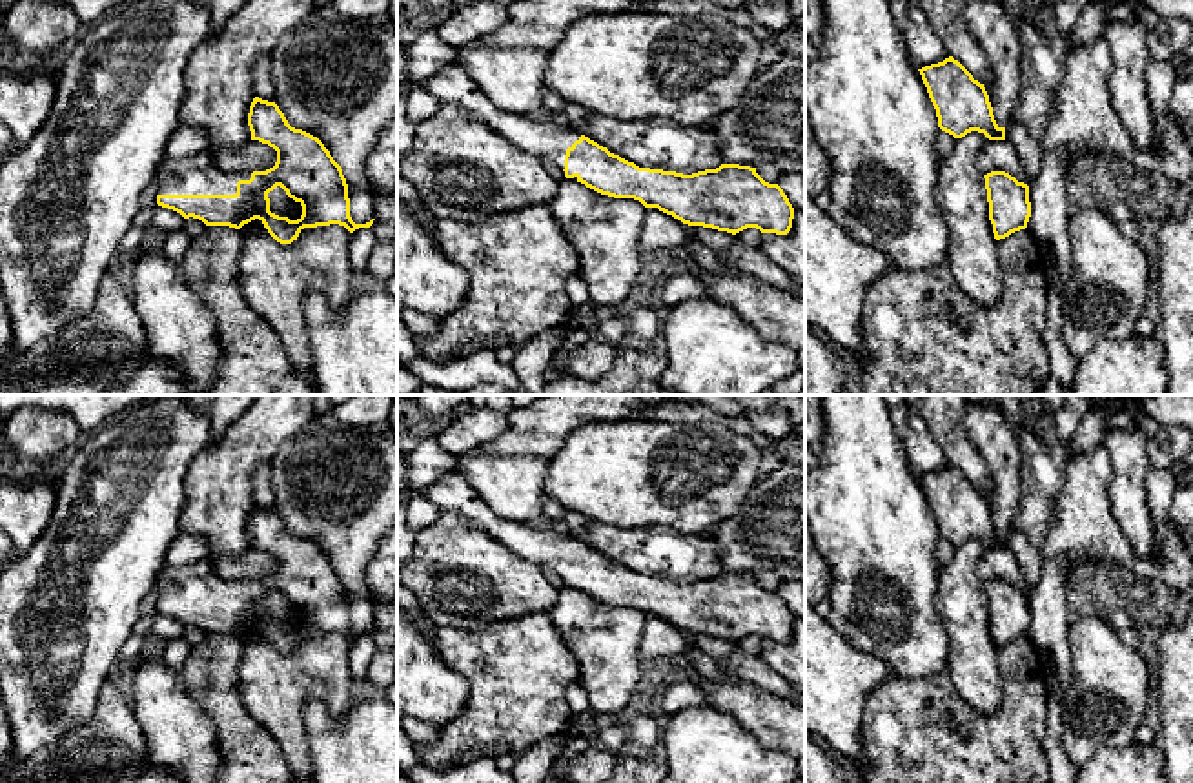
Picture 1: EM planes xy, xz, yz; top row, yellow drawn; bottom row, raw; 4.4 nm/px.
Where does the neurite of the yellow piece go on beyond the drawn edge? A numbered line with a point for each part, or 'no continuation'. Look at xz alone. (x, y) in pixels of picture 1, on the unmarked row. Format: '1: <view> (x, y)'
1: xz (547, 549)

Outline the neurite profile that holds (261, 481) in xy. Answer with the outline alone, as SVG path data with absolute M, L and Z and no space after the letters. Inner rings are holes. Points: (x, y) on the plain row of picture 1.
M257 464L251 479L255 504L275 510L270 464Z

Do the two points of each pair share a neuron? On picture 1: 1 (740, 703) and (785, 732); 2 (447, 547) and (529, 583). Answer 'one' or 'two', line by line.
1: one
2: one

